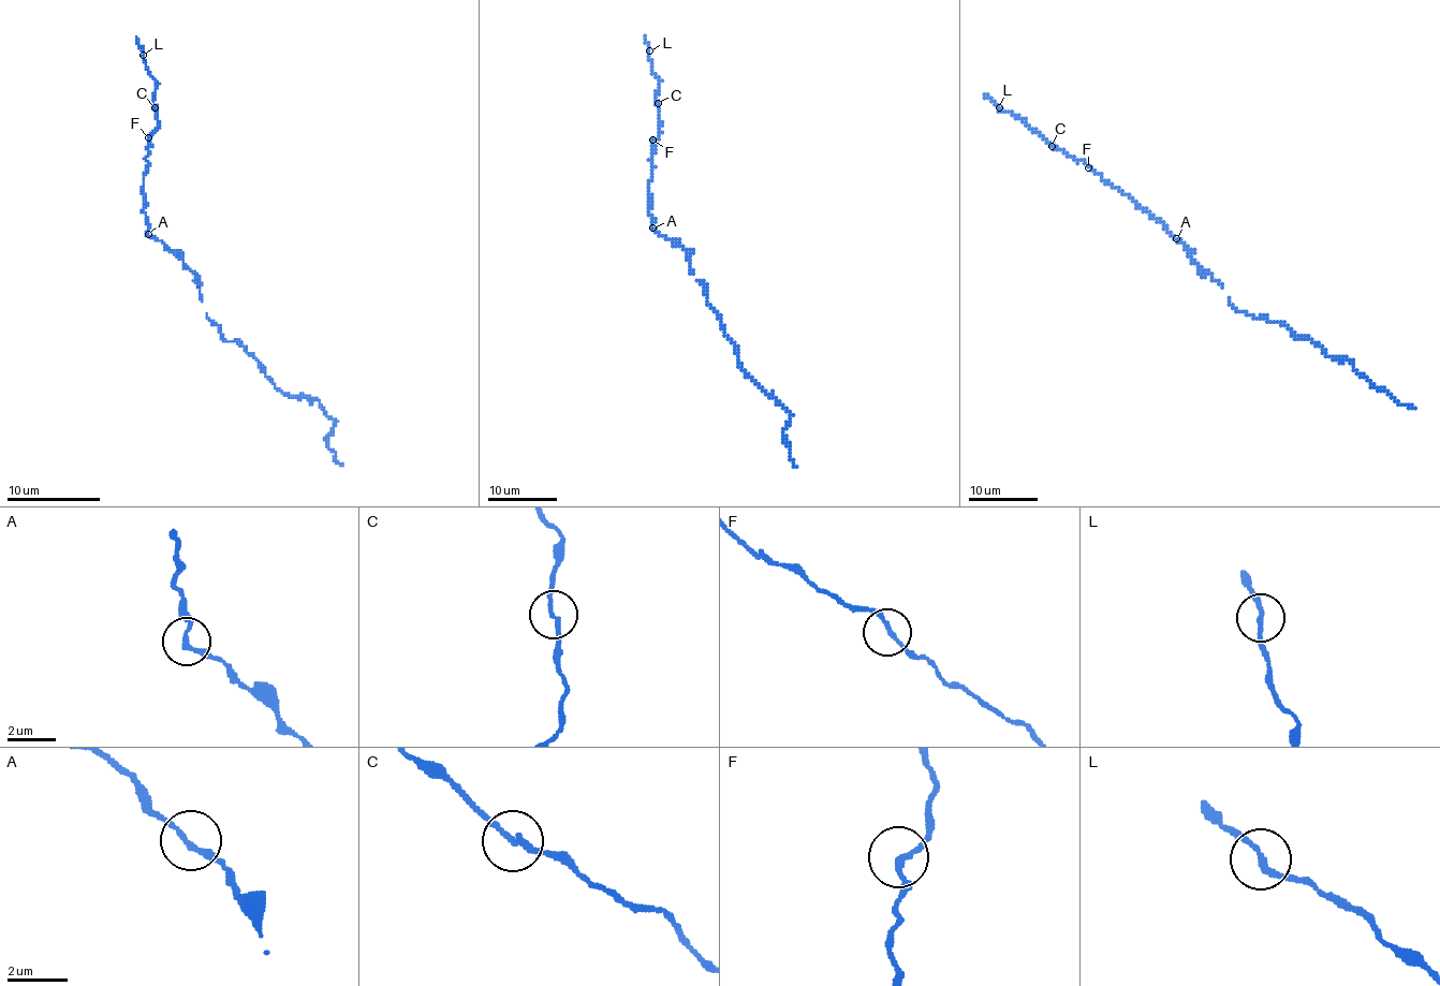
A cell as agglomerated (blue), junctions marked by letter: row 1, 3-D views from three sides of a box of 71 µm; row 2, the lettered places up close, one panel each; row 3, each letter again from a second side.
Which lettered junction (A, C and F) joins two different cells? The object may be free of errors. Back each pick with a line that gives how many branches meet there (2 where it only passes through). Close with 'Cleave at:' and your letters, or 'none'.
Cleave at: none

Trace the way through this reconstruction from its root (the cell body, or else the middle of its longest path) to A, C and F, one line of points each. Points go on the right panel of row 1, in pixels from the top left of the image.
A: (1203, 269), (1176, 238)
C: (1203, 269), (1185, 245), (1127, 193), (1107, 184), (1084, 161), (1076, 161), (1051, 145)
F: (1203, 269), (1187, 247), (1161, 223), (1088, 167)

